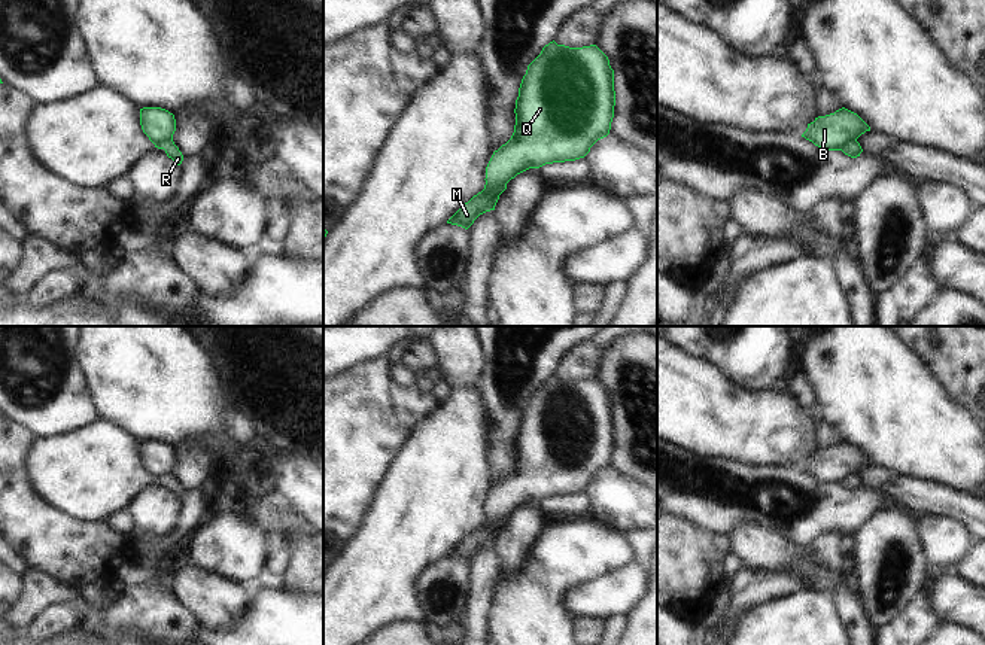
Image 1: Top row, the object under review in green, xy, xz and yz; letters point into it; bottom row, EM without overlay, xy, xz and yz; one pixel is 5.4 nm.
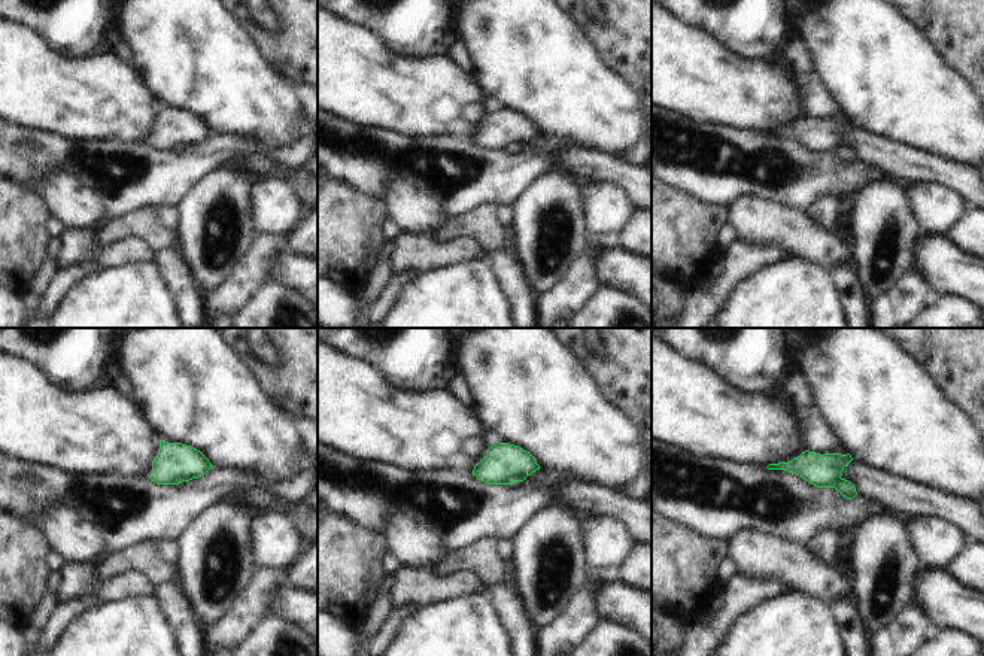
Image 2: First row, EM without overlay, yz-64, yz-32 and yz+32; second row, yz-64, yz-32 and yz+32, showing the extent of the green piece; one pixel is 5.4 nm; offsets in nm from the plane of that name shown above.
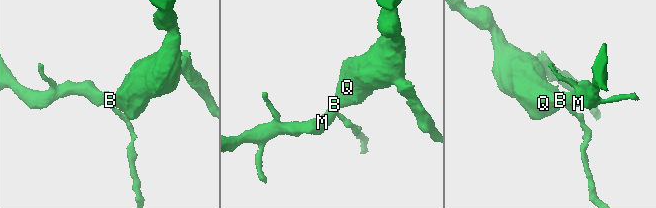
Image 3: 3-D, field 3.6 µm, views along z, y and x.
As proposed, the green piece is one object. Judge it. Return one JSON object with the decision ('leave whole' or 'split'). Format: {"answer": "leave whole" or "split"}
{"answer": "split"}

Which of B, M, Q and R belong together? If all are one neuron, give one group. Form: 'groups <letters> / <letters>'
groups B M Q / R

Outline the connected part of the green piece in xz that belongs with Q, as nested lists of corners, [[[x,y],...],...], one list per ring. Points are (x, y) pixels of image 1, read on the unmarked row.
[[[554,374],[545,378],[522,413],[514,442],[514,466],[493,486],[486,501],[484,523],[465,536],[447,557],[468,563],[480,548],[495,544],[502,520],[529,502],[584,492],[598,474],[609,468],[614,439],[614,404],[596,378],[569,381]]]

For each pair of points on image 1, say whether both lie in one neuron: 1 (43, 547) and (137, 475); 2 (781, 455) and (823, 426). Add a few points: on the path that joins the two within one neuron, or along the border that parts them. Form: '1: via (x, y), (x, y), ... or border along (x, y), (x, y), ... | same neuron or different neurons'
1: border along (49, 502), (79, 520), (102, 523) | different neurons
2: border along (811, 411), (815, 417), (814, 438), (820, 449) | different neurons

